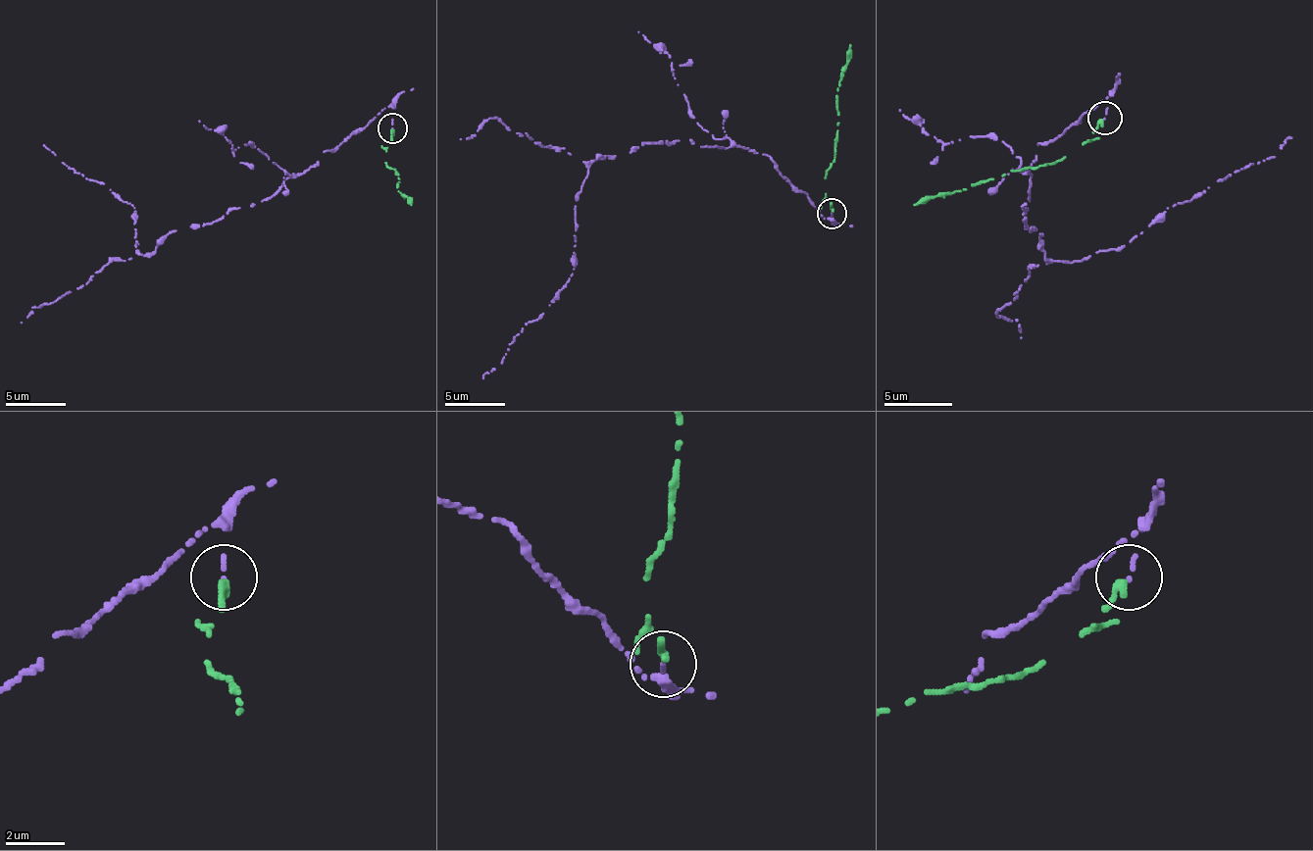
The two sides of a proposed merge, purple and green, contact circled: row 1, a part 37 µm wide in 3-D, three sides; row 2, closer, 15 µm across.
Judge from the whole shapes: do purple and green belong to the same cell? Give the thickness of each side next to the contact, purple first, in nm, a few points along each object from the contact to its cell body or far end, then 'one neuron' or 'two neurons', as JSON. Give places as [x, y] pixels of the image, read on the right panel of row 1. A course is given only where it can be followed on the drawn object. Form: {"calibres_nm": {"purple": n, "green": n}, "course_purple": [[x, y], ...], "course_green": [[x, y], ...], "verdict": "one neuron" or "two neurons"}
{"calibres_nm": {"purple": 130, "green": 300}, "course_purple": [[1103, 117], [1110, 93], [1038, 144], [1029, 168], [1025, 225], [1049, 260], [1121, 250], [1291, 137]], "course_green": [[1103, 121], [1089, 140], [1059, 161], [913, 206]], "verdict": "two neurons"}

